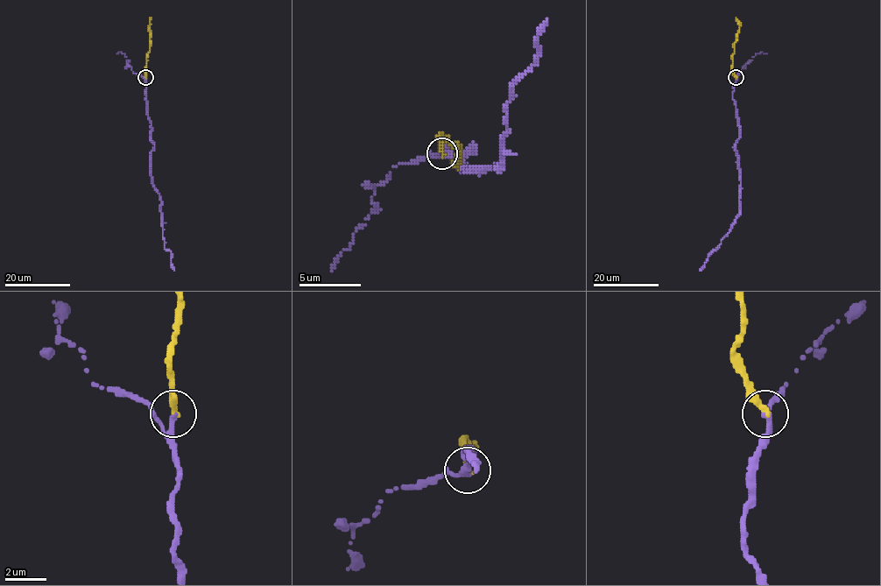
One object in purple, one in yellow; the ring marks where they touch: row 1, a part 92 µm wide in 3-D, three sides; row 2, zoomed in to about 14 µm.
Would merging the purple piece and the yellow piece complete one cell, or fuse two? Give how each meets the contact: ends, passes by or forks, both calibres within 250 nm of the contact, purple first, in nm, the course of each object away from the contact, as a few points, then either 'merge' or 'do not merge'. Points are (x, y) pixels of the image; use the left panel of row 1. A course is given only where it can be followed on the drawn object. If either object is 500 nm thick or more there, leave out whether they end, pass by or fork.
purple passes by; yellow ends; calibres 220 and 320 nm; course purple (145, 77), (147, 117), (154, 145), (151, 176), (159, 196), (165, 248), (171, 252), (173, 270); course yellow (145, 77), (151, 17); merge

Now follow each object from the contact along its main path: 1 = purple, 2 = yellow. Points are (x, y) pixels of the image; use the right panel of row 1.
1: (736, 77), (732, 98), (738, 123), (739, 138), (735, 149), (741, 186), (739, 215), (700, 270)
2: (736, 77), (731, 65), (738, 31), (736, 17)

